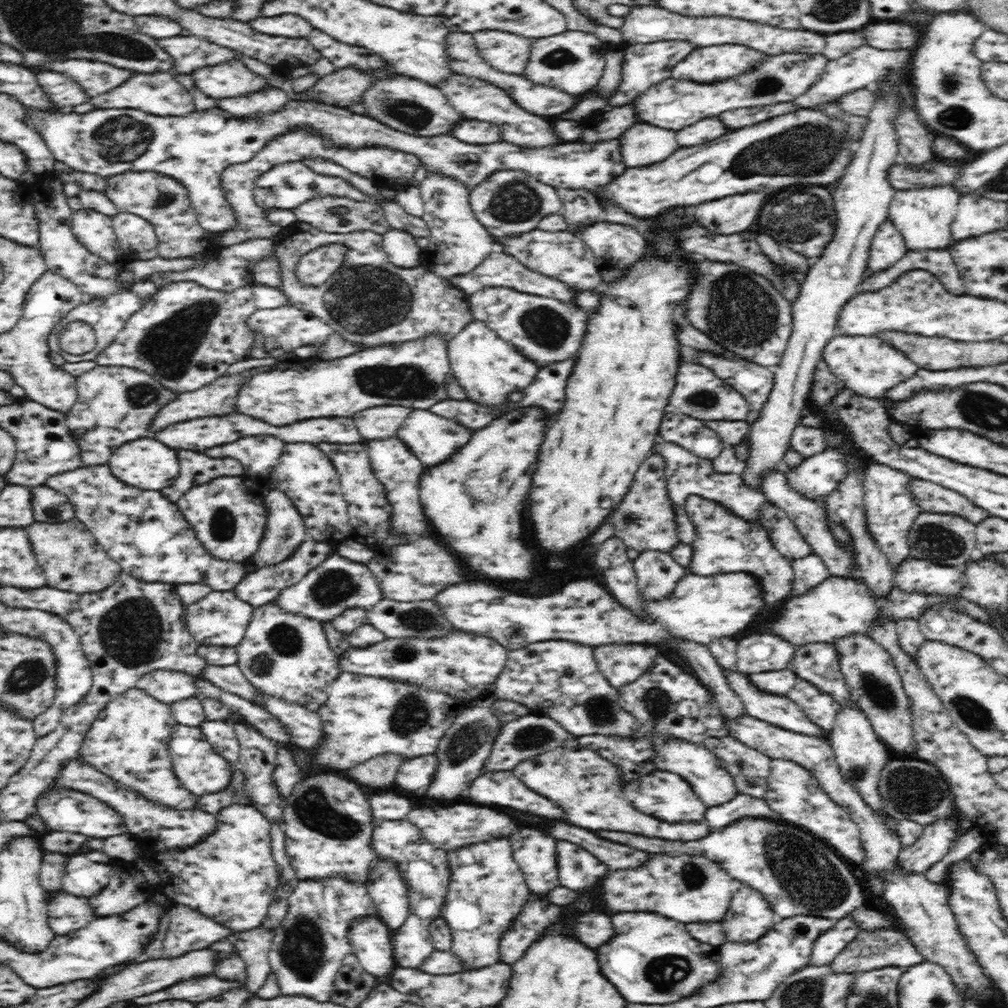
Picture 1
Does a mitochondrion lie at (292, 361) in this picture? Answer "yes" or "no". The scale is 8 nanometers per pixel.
no

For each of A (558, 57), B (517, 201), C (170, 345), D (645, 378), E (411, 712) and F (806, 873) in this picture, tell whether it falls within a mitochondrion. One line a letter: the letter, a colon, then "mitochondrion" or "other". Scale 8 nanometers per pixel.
A: mitochondrion
B: mitochondrion
C: mitochondrion
D: other
E: mitochondrion
F: mitochondrion

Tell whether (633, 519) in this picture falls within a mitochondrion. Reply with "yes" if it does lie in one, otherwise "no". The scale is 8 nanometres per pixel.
yes

